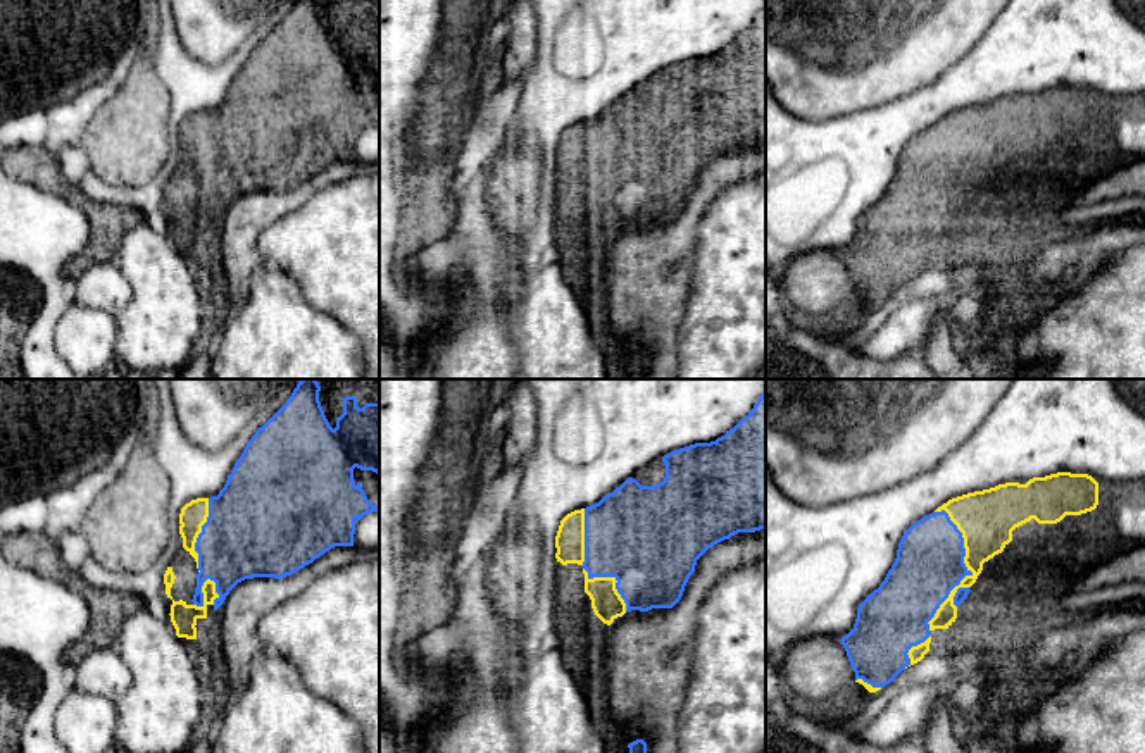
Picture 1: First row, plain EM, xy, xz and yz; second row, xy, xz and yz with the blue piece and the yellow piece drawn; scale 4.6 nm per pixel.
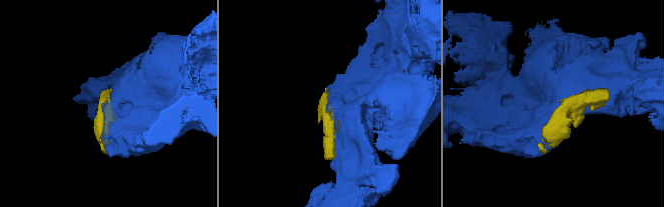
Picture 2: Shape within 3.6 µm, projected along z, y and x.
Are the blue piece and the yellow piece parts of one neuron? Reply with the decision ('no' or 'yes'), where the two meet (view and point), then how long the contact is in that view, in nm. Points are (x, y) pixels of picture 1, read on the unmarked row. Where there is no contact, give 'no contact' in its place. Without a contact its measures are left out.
yes | yz (969, 185) | 600 nm

